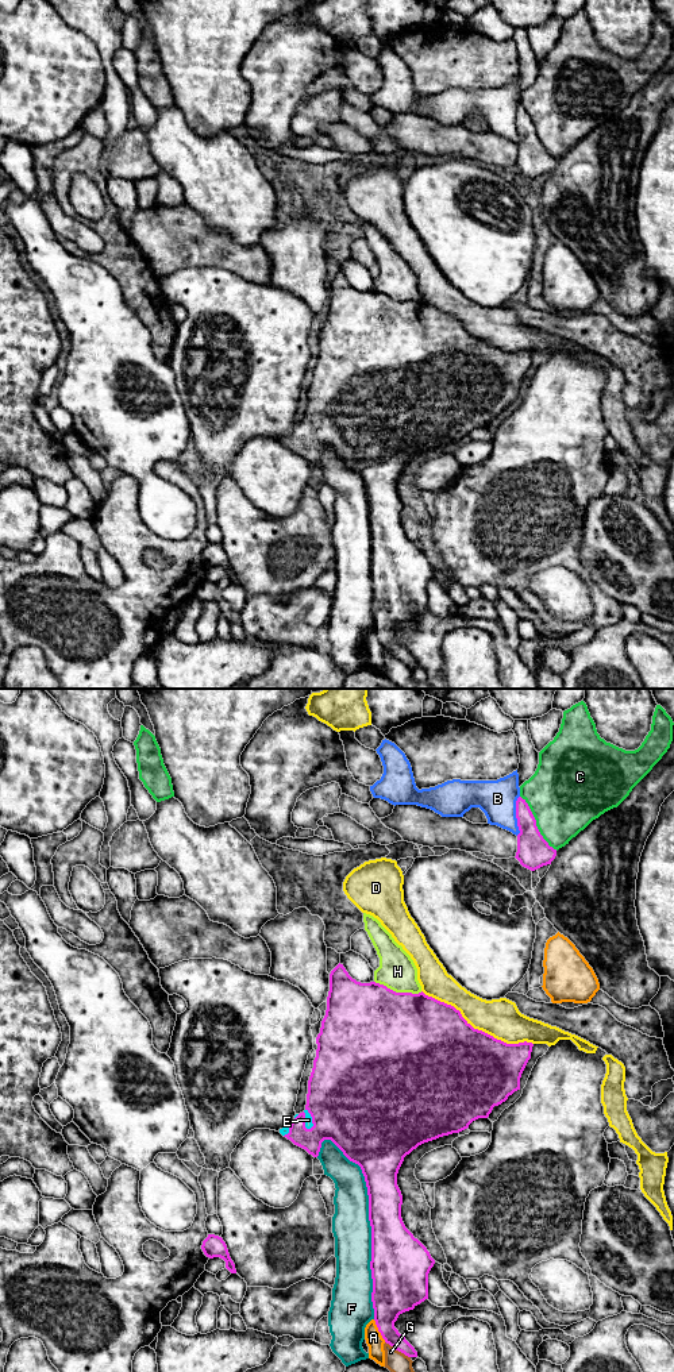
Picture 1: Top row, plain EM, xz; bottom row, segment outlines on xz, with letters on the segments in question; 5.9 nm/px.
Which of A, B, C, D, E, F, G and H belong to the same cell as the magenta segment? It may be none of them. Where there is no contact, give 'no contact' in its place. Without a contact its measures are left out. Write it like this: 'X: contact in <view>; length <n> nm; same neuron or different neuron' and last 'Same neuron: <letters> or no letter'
A: contact in xz; length 150 nm; different neuron
B: contact in xz; length 240 nm; different neuron
C: contact in xz; length 400 nm; different neuron
D: contact in xz; length 750 nm; different neuron
E: contact in xz; length 130 nm; same neuron
F: contact in xz; length 1100 nm; different neuron
G: contact in xz; length 180 nm; different neuron
H: contact in xz; length 300 nm; different neuron
Same neuron: E

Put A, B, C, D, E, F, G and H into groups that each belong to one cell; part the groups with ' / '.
A / B / C / D / E / F / G / H

